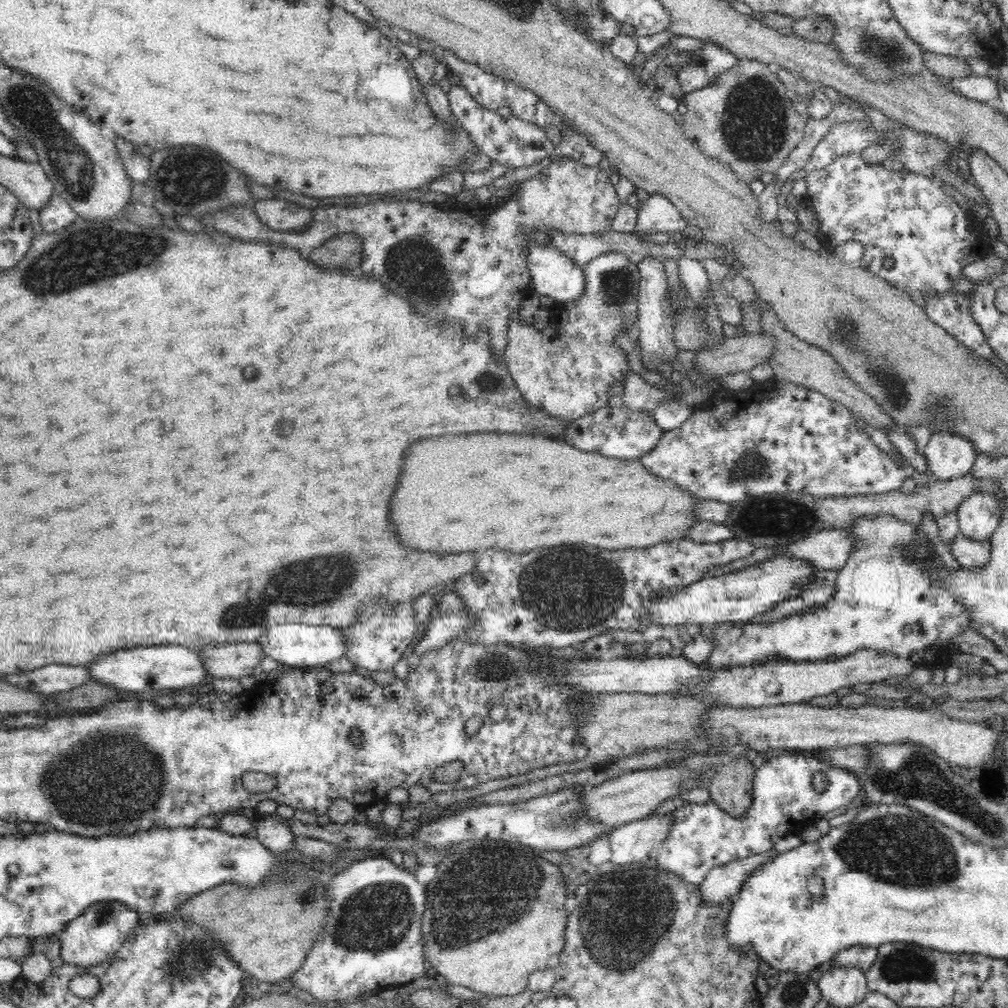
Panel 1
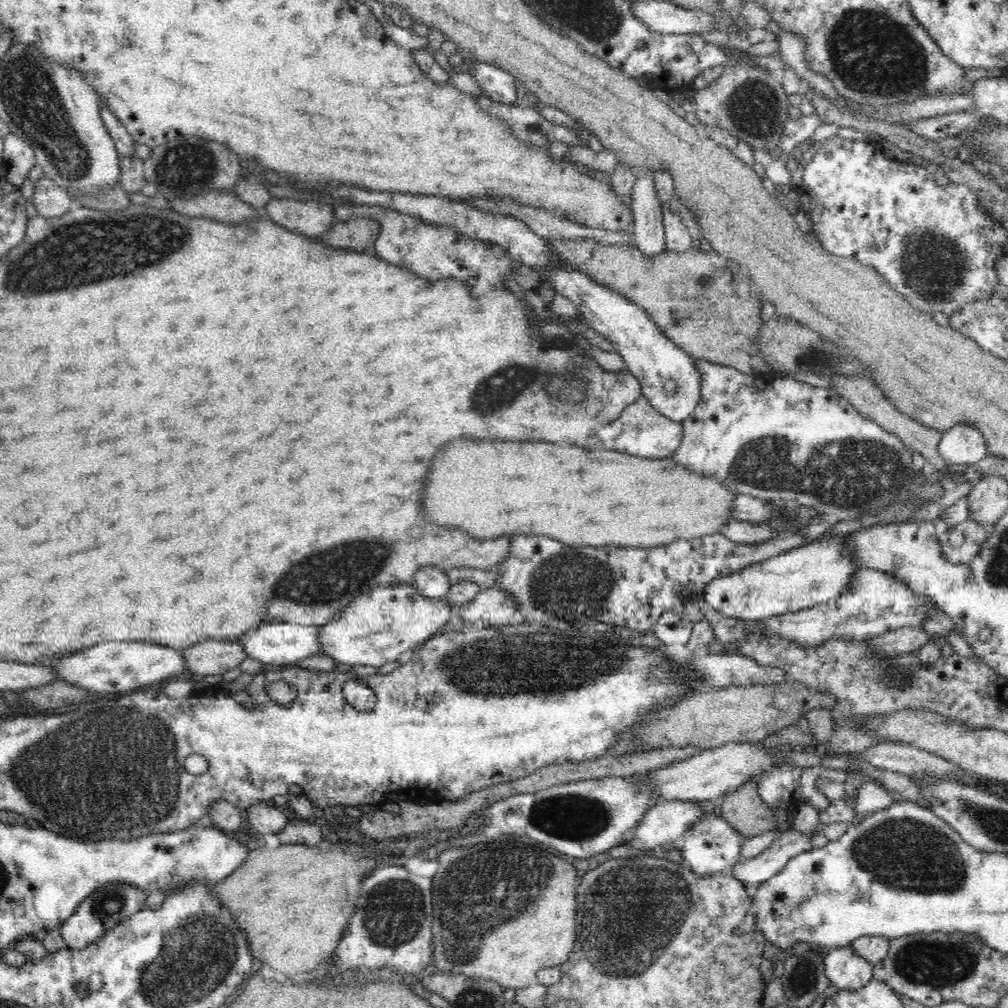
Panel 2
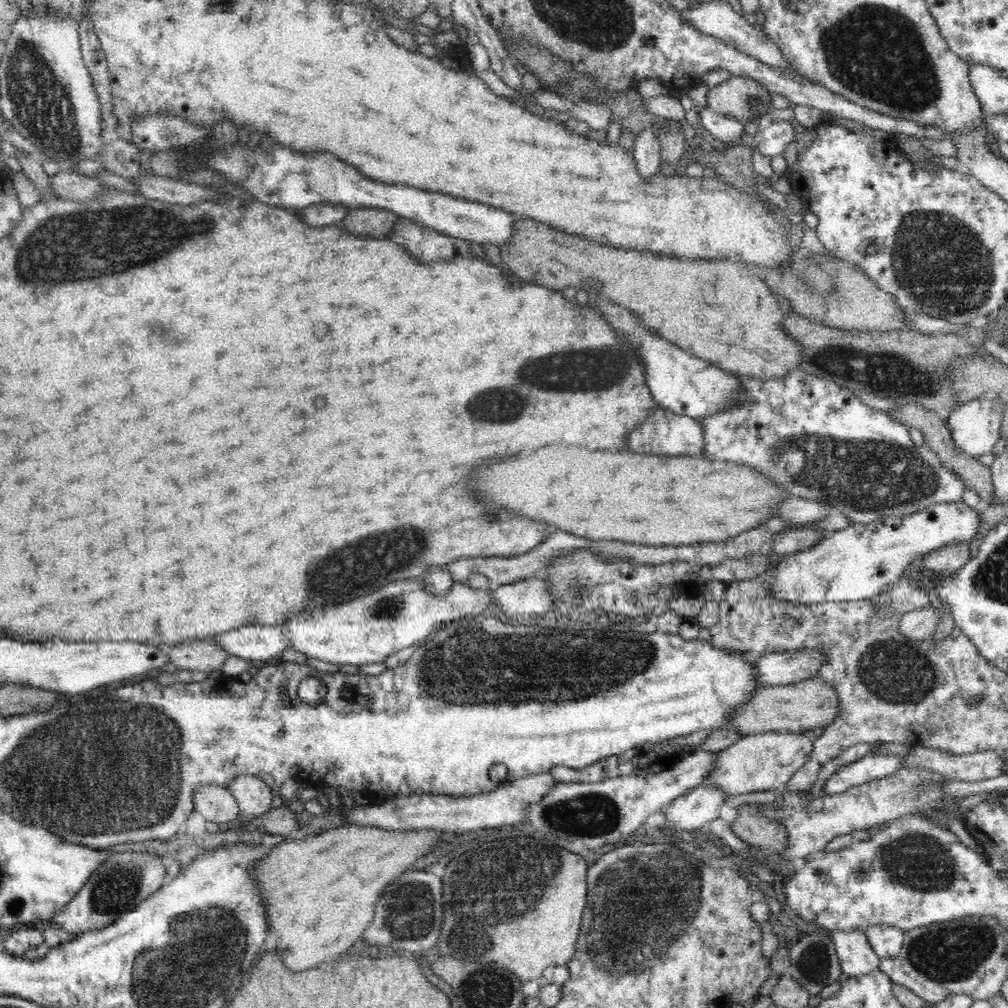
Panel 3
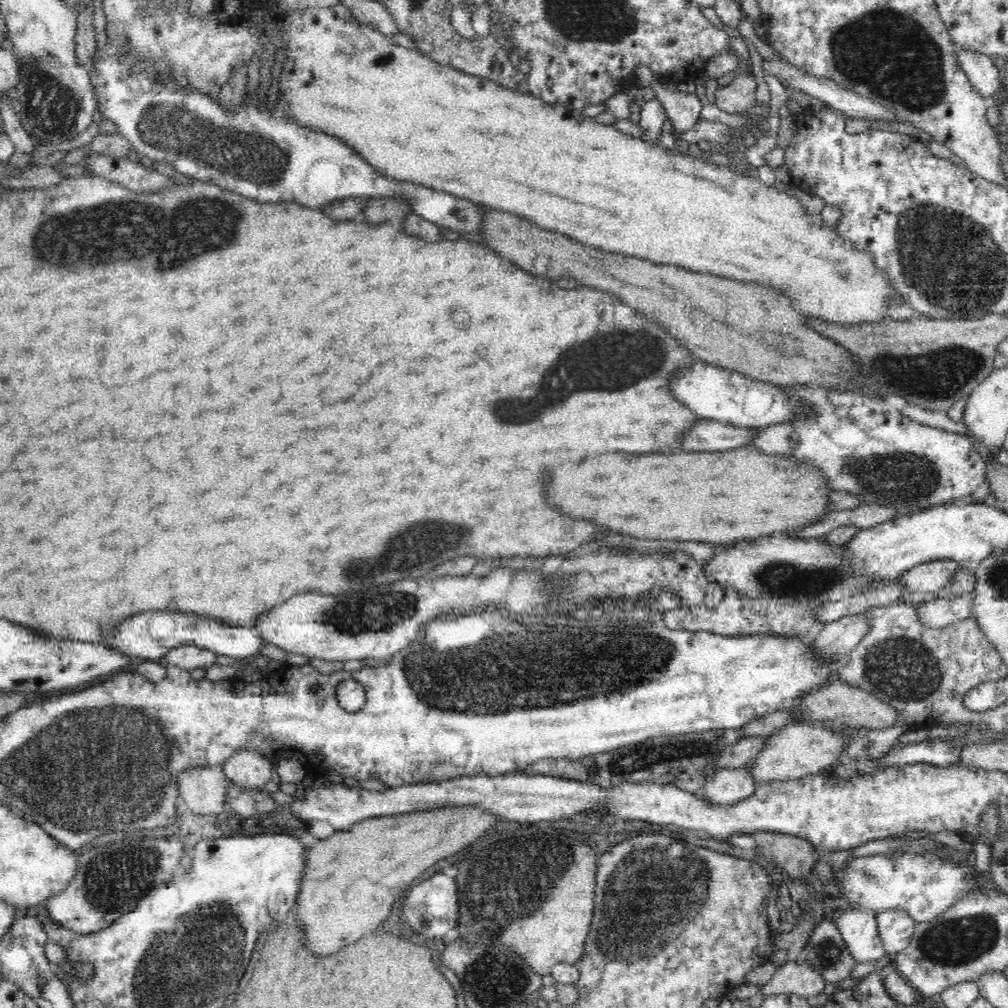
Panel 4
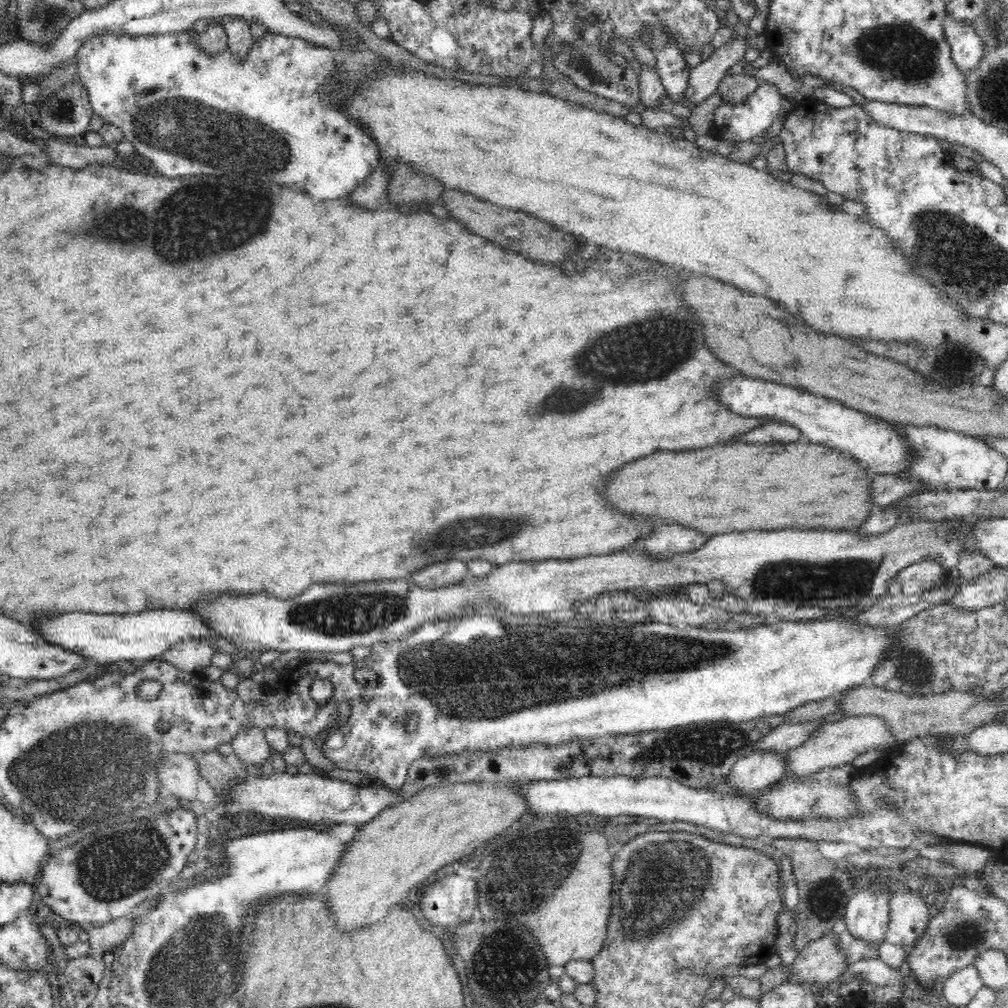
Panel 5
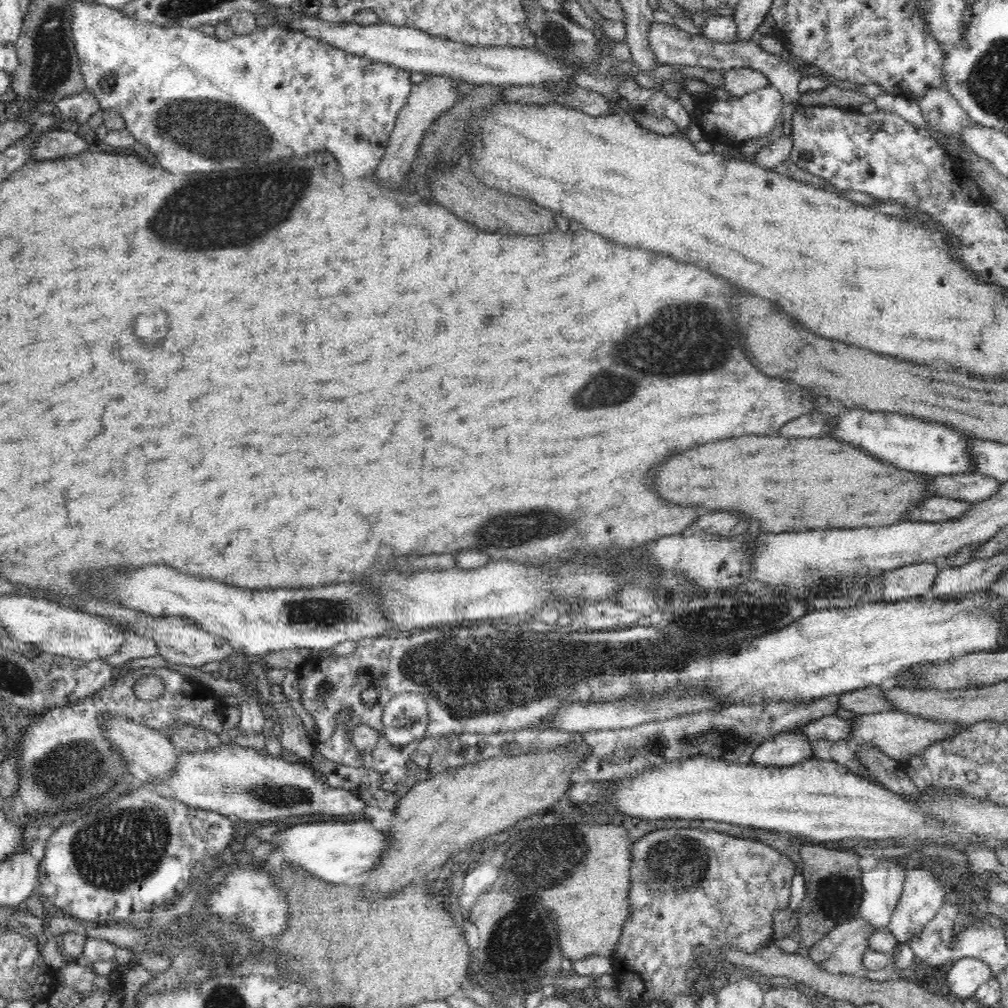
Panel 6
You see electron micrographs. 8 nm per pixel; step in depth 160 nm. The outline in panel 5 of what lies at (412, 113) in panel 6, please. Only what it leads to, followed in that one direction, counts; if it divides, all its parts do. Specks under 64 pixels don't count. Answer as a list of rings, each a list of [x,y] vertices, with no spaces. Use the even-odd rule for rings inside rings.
[[[378,167],[352,194],[348,194],[348,202],[368,210],[378,210],[388,202],[386,187],[390,180],[390,176],[382,173],[382,169]]]

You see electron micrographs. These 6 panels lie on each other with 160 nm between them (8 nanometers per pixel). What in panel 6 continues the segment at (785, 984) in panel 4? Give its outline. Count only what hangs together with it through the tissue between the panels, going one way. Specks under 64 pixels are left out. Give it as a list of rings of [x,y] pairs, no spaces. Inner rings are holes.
[[[856,917],[818,938],[816,944],[806,950],[806,956],[830,974],[860,974],[868,948],[866,940],[874,931],[864,919]]]

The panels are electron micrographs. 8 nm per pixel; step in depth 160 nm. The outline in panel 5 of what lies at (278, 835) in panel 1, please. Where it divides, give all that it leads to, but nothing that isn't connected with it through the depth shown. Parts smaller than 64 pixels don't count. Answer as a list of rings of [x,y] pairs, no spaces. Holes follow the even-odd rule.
[[[242,727],[231,742],[231,747],[244,766],[261,768],[265,762],[271,761],[271,748],[262,729]]]

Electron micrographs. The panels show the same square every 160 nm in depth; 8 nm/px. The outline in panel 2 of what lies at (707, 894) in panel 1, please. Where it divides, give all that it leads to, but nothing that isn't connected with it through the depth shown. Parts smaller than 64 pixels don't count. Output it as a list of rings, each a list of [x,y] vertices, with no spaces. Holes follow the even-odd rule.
[[[791,826],[788,830],[782,831],[780,838],[762,854],[754,858],[741,858],[726,873],[740,881],[752,897],[761,882],[776,876],[786,866],[787,860],[800,852],[812,849],[811,835],[804,835]]]

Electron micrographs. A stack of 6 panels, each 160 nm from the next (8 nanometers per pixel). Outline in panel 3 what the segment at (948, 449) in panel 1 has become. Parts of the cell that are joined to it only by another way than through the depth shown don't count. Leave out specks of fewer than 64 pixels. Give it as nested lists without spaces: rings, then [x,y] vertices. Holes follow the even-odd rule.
[[[982,397],[963,404],[947,415],[947,427],[954,447],[968,457],[986,460],[1000,439],[1002,401]]]

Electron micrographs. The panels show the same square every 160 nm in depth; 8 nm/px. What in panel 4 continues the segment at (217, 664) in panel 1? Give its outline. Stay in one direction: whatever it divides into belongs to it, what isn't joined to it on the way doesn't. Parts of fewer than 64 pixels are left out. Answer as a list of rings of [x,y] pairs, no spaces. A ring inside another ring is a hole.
[[[182,644],[172,648],[163,656],[163,663],[185,669],[187,672],[196,669],[210,668],[216,664],[217,654],[195,644]]]

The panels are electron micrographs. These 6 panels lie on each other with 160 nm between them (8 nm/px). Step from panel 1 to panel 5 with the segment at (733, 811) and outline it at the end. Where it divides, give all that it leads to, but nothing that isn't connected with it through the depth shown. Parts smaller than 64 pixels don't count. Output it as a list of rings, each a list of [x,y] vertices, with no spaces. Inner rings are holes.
[[[774,838],[767,842],[775,846],[778,854],[790,858],[794,868],[793,874],[799,889],[799,903],[793,915],[795,928],[793,929],[794,948],[799,952],[810,942],[820,939],[822,932],[832,930],[834,924],[842,921],[846,902],[855,891],[850,873],[834,861],[822,857],[818,849],[818,841],[806,839]],[[824,886],[824,890],[820,887]]]

